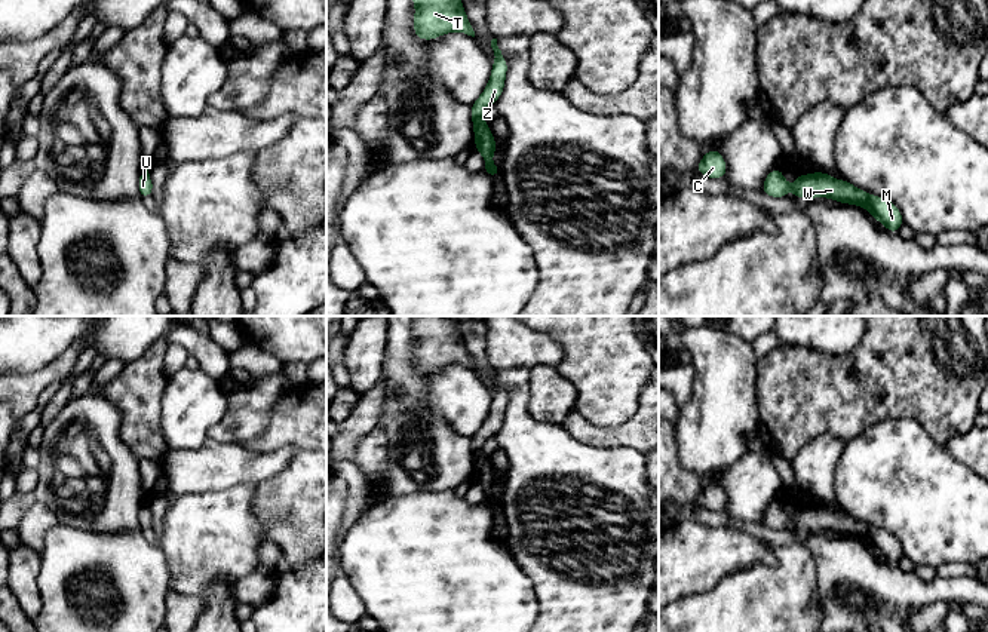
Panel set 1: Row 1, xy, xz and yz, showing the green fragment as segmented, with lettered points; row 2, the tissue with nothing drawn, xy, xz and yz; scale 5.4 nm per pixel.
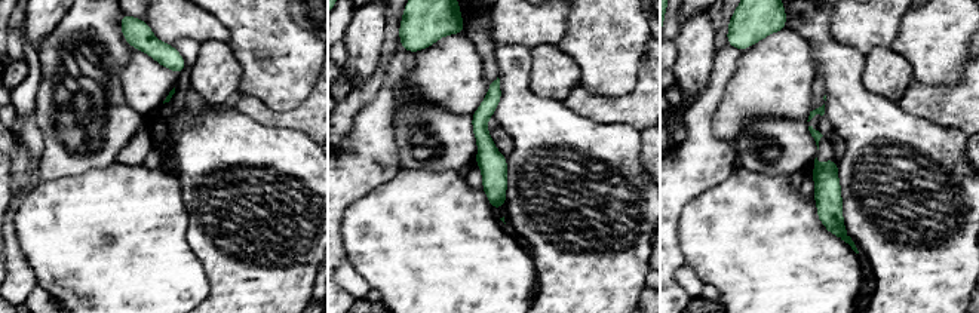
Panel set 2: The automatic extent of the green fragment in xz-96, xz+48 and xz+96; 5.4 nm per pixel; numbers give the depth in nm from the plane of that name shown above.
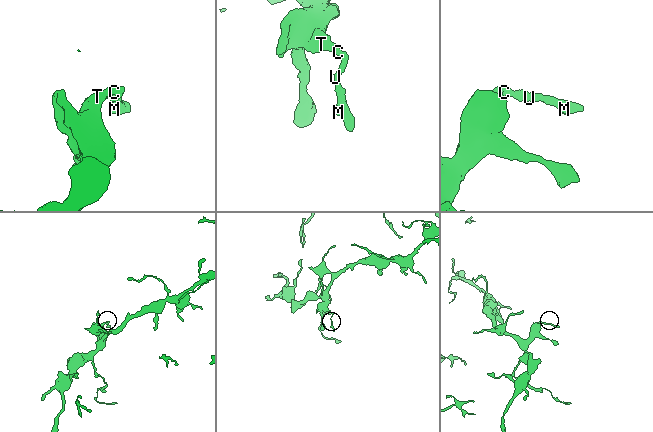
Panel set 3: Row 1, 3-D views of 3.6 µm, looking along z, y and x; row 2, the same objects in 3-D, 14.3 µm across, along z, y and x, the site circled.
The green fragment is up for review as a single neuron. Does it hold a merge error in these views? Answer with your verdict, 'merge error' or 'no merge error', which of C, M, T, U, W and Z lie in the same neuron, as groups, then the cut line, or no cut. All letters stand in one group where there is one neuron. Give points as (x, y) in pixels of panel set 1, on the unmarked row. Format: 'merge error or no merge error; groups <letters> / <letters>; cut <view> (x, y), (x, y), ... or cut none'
no merge error; groups C M T U W Z; cut none

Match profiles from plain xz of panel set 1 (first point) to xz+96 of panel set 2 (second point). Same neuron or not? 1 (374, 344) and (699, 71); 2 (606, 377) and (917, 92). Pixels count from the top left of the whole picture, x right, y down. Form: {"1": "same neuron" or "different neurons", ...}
{"1": "same neuron", "2": "different neurons"}

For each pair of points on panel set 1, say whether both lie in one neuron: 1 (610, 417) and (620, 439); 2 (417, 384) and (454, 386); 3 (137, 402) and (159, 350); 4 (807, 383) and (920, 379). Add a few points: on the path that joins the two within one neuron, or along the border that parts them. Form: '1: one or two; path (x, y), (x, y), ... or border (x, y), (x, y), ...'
1: two; border (640, 404), (629, 419), (610, 428), (582, 414)
2: two; border (430, 373), (427, 405), (441, 417)
3: one; path (138, 389), (152, 364)
4: one; path (835, 383), (874, 383), (880, 379), (892, 379)

